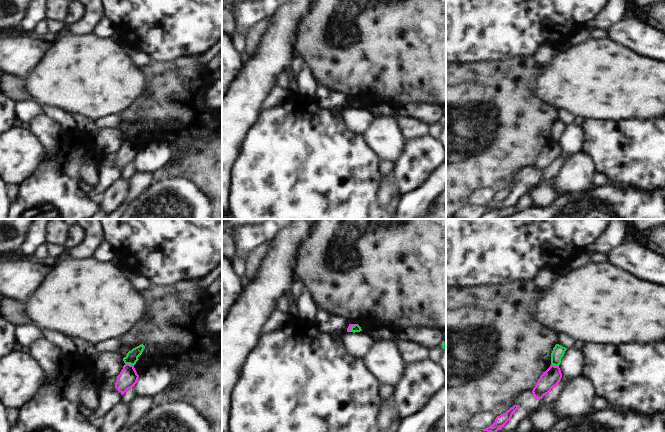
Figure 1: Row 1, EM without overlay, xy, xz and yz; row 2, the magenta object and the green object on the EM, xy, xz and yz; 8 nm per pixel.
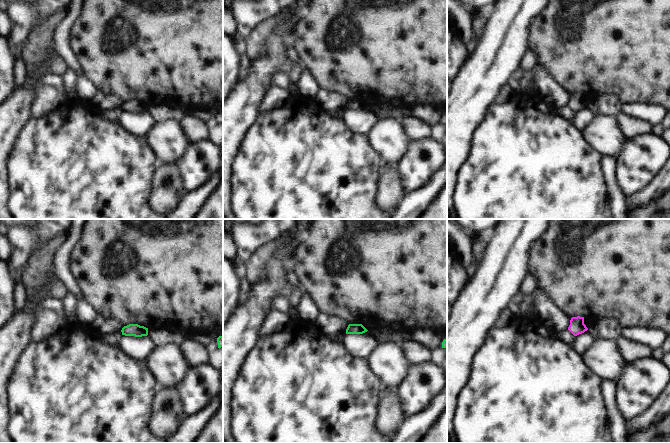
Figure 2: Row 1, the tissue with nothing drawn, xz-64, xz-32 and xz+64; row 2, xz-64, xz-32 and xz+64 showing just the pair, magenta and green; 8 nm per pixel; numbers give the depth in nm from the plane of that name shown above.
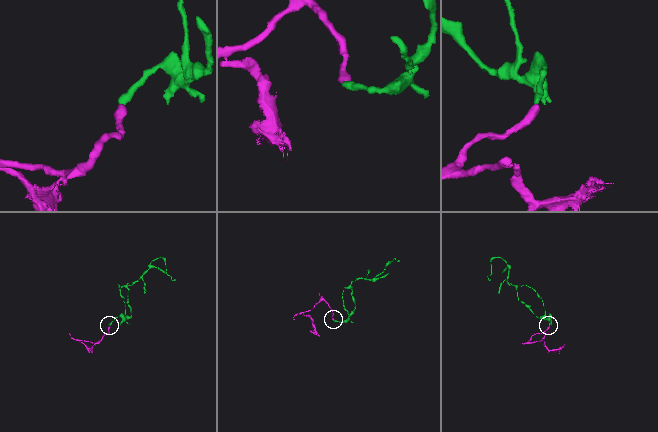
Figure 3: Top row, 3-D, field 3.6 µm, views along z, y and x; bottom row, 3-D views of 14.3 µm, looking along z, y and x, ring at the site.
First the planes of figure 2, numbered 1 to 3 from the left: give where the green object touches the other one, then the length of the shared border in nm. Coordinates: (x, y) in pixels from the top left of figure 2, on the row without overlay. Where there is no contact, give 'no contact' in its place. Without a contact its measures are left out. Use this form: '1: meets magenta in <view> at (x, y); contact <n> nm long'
1: no contact
2: no contact
3: no contact

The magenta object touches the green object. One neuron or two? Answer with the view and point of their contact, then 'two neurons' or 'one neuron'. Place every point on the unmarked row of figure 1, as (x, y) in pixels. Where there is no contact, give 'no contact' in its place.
meets magenta in xy at (129, 140); two neurons

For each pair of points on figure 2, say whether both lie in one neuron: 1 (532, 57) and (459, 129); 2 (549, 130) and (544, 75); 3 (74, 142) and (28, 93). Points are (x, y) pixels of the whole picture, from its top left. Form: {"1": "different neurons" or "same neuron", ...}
{"1": "different neurons", "2": "different neurons", "3": "different neurons"}

